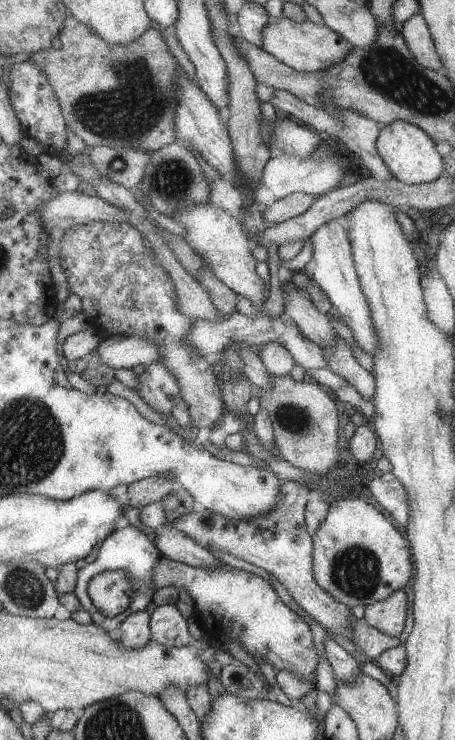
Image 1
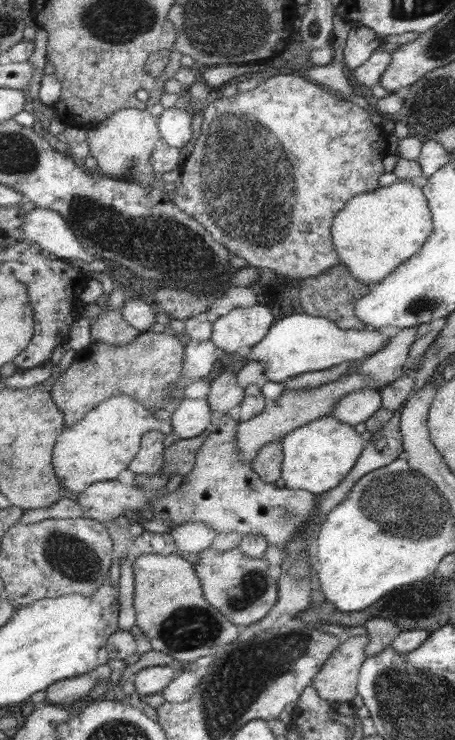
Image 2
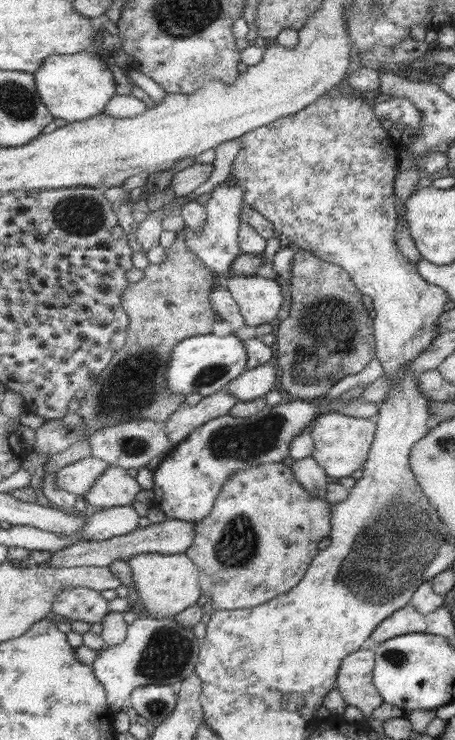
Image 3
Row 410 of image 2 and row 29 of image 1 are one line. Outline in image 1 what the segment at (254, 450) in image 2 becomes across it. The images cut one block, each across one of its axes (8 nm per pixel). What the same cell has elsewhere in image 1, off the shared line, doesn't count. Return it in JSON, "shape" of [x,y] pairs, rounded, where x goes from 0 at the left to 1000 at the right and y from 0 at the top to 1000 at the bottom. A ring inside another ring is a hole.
{"shape":[[[626,22],[600,31],[587,31],[574,39],[576,61],[582,70],[598,73],[613,84],[651,96],[705,96],[752,84],[769,73],[771,62],[765,57],[732,43],[716,34],[697,34],[675,24],[659,31]]]}

